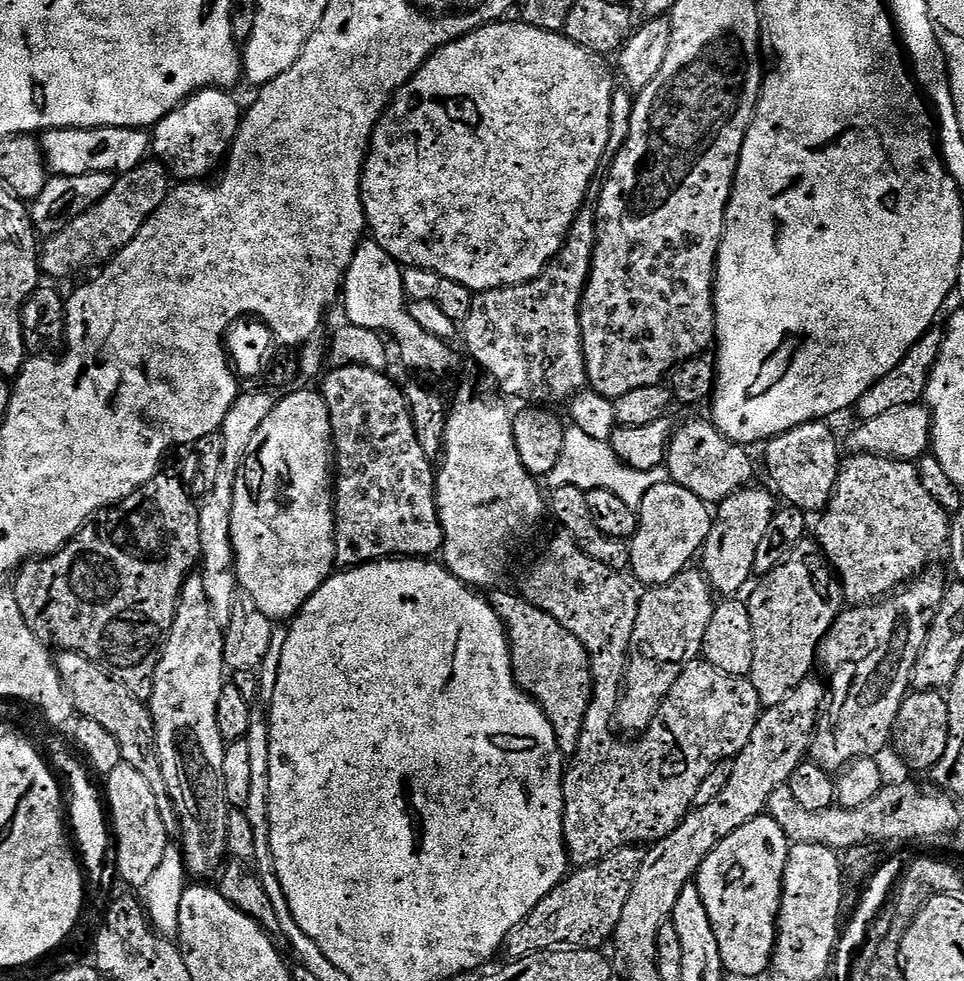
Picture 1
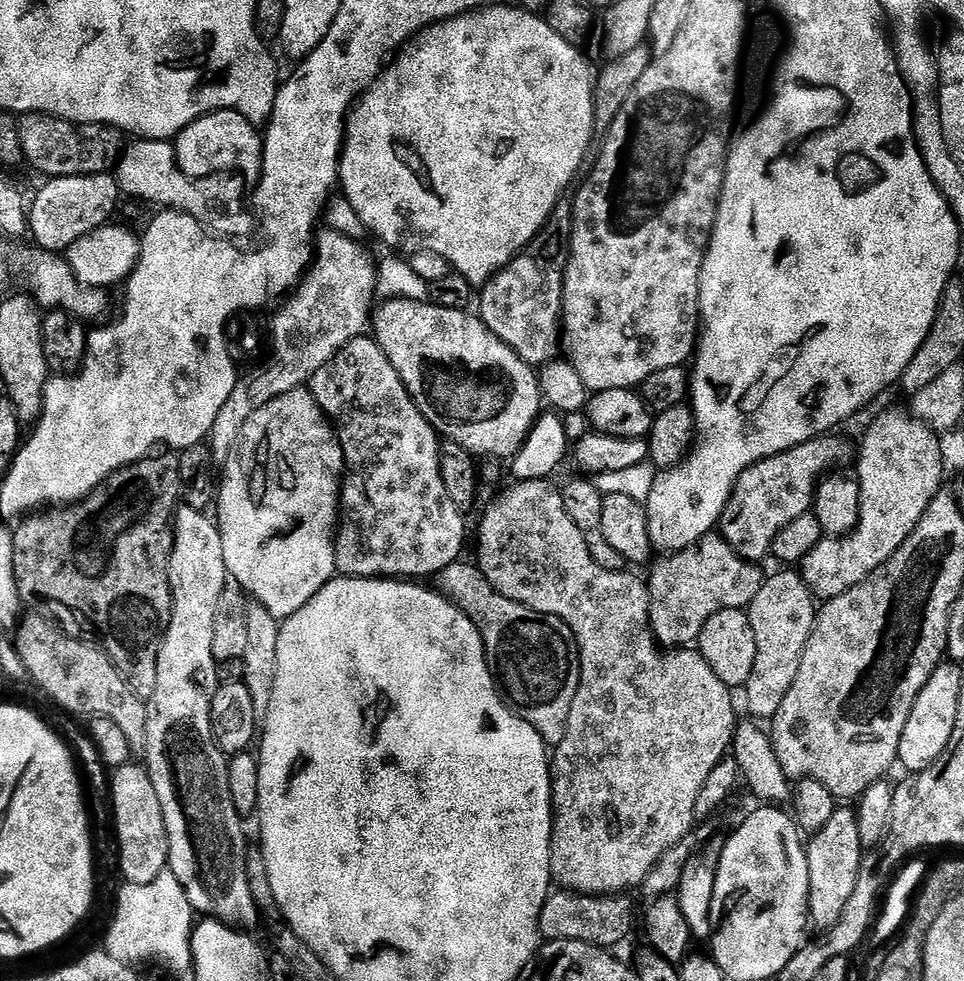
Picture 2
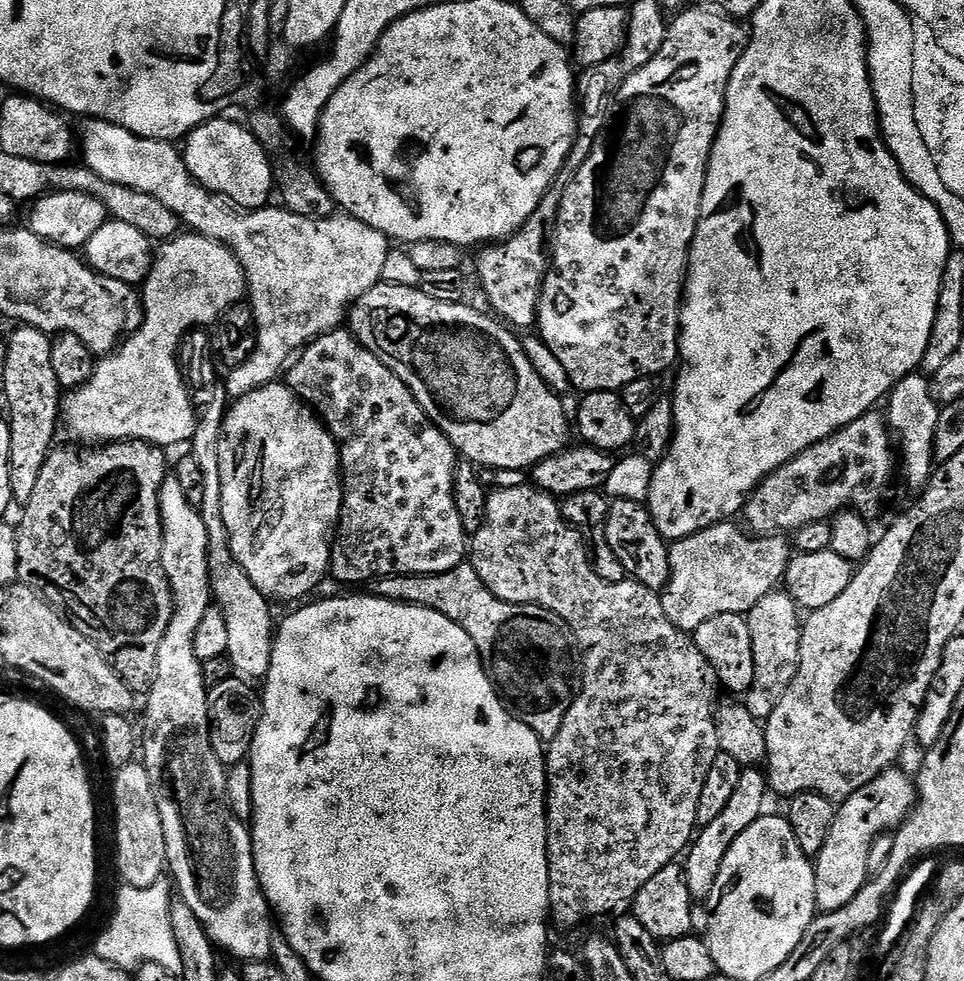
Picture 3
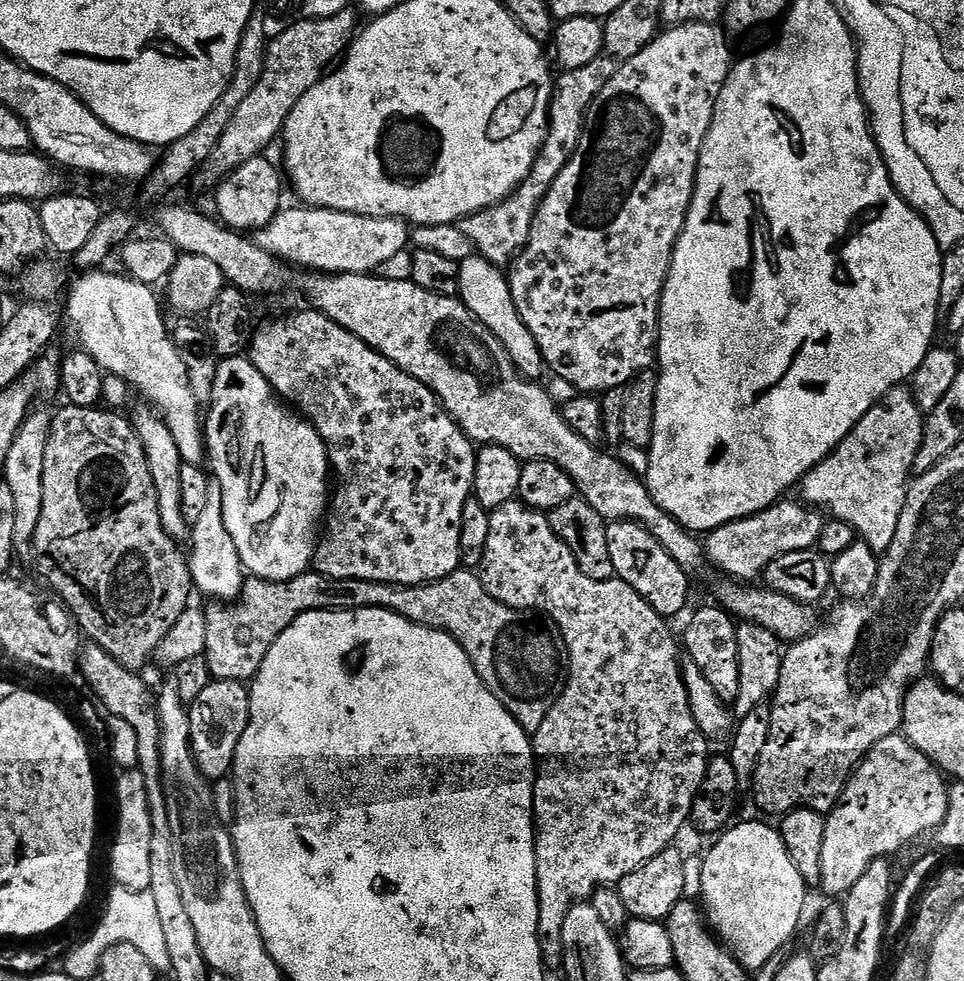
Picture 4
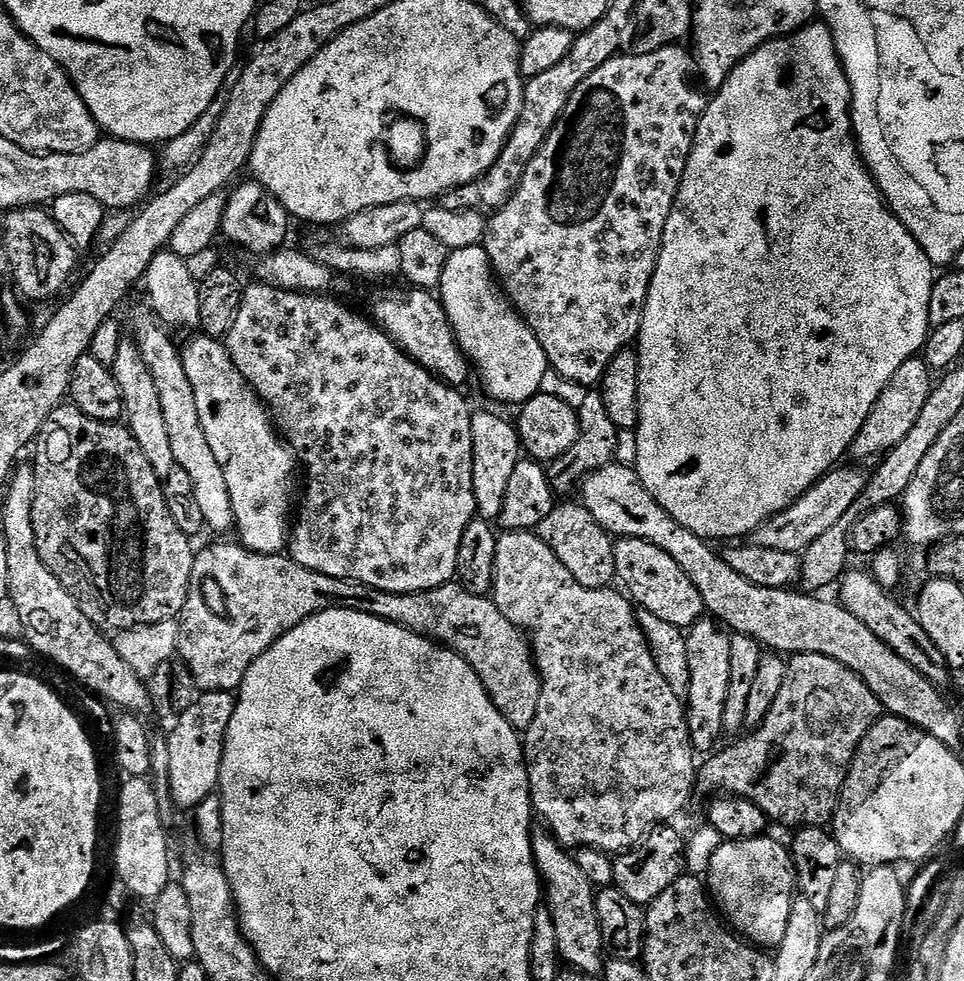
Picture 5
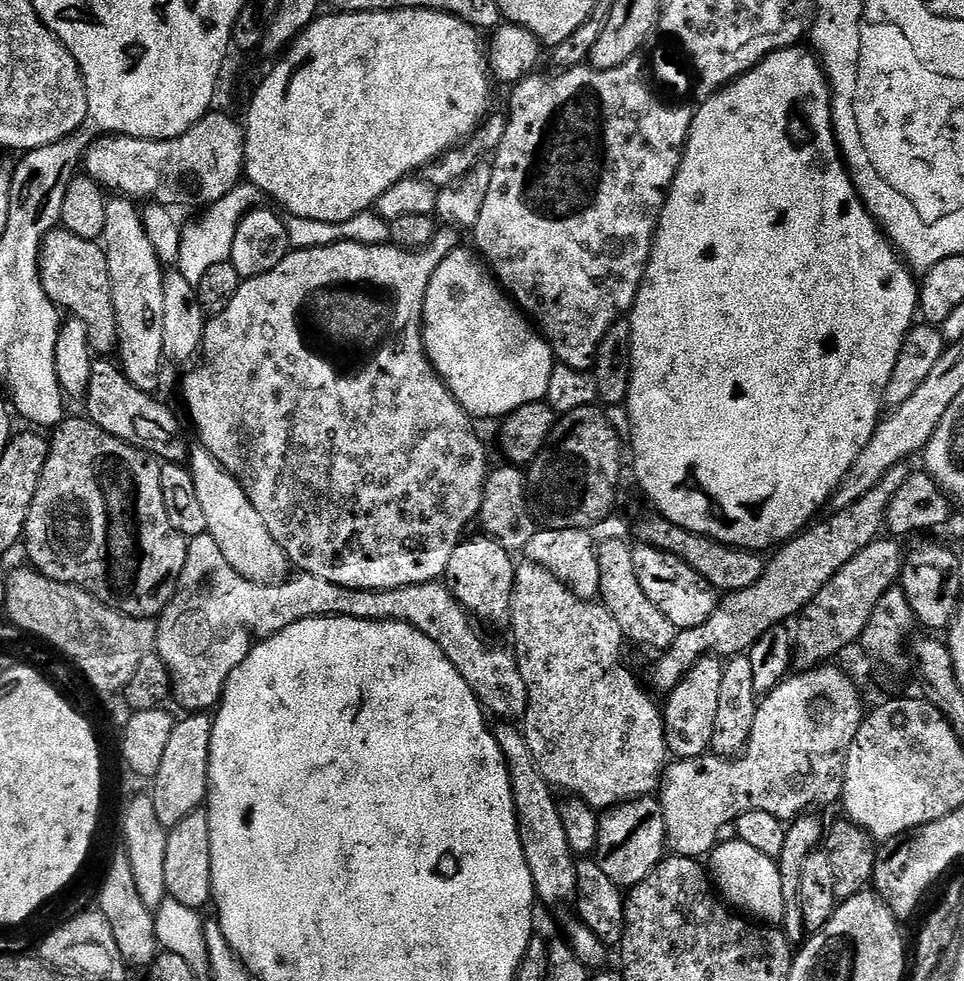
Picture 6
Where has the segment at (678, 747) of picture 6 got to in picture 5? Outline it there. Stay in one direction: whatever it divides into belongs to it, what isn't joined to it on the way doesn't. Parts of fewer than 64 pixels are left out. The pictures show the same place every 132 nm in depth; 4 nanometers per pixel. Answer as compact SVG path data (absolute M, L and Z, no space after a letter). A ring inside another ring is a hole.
M712 618L698 621L686 632L686 654L690 658L690 678L692 679L692 685L686 697L688 733L693 749L700 754L711 753L721 743L720 736L725 735L722 713L726 711L726 694L730 694L731 641L732 636Z

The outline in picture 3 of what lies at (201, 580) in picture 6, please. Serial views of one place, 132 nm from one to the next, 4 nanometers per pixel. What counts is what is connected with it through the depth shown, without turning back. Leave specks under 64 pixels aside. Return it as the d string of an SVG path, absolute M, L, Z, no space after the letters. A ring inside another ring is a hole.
M468 562L442 574L381 576L379 580L371 581L370 592L371 595L394 602L438 610L438 614L446 614L450 622L458 622L458 626L462 626L462 630L470 634L480 655L480 661L484 664L485 674L490 677L492 685L510 705L512 715L517 716L526 726L530 726L530 730L538 733L541 741L551 742L555 738L578 691L578 648L574 643L570 626L566 626L561 616L537 604L511 604L499 600L485 586L482 578L478 578L478 574Z

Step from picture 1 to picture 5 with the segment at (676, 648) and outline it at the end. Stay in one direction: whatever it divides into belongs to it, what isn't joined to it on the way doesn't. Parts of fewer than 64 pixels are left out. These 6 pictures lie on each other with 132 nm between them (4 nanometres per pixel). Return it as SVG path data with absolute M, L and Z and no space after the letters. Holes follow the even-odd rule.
M837 466L827 472L817 484L810 486L810 490L803 492L786 510L762 522L762 526L758 526L752 533L751 543L758 548L768 548L771 552L802 554L811 544L818 542L818 538L822 538L822 534L826 534L830 526L838 523L842 514L846 514L846 510L854 506L854 502L858 502L862 490L868 484L867 471L844 467Z

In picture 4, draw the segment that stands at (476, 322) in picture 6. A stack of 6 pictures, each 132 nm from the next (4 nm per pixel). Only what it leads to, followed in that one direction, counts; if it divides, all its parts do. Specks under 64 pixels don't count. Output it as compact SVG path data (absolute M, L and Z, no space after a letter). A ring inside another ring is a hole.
M473 254L470 258L466 258L465 260L459 261L460 265L460 291L458 293L458 299L460 299L463 304L465 304L466 307L468 307L469 310L474 314L474 318L478 318L478 322L482 322L482 326L486 326L486 330L490 330L495 334L495 336L498 338L498 342L502 344L505 350L508 351L510 354L510 358L514 362L514 366L517 368L517 370L523 374L527 379L536 382L539 381L541 378L540 375L545 375L546 372L546 365L544 362L544 359L542 358L542 354L538 350L538 342L534 342L534 334L530 334L530 330L526 330L526 326L522 322L522 318L518 314L518 310L514 306L514 298L512 297L512 291L510 290L510 286L508 285L508 277L505 275L505 273L502 271L501 265L498 264L491 264L490 262L486 262L486 258L482 258L481 256L477 256Z

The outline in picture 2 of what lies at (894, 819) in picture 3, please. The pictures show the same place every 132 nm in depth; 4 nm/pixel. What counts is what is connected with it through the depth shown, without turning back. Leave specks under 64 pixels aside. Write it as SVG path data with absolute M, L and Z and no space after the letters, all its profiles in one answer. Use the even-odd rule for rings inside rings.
M837 807L836 813L807 841L806 851L808 854L808 915L813 925L817 924L820 930L832 929L836 922L842 917L842 910L846 907L852 892L855 890L856 876L859 872L862 845L858 826L854 819L854 812L851 807Z

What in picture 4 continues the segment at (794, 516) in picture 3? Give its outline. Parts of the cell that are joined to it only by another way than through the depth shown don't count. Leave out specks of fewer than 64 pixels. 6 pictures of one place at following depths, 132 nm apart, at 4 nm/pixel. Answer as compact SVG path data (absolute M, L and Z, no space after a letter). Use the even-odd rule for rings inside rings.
M911 387L891 388L889 392L872 407L865 416L846 434L846 438L818 466L811 468L798 485L803 503L815 506L831 516L831 519L848 523L855 535L865 540L878 554L890 550L890 542L894 542L894 534L898 531L898 522L902 519L902 510L906 506L906 498L913 475L912 463L918 454L918 446L922 446L924 437L925 413L920 411Z

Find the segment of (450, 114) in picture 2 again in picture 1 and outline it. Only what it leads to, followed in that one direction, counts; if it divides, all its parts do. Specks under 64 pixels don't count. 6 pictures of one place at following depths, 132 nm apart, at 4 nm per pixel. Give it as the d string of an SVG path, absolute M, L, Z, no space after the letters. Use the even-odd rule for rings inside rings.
M497 22L495 24L485 24L484 27L459 36L454 42L442 46L425 62L423 67L412 76L411 82L393 97L392 103L388 106L388 111L381 116L379 123L376 124L375 131L372 132L372 147L368 154L368 159L364 162L364 177L360 180L360 193L364 195L364 213L367 227L371 235L383 248L392 255L404 268L425 268L434 270L443 280L453 280L462 282L472 293L489 292L495 288L512 288L516 284L525 284L534 278L538 278L547 268L548 264L560 253L560 247L566 242L568 232L571 231L573 224L577 223L580 207L584 204L584 199L588 196L588 187L592 184L592 179L596 176L596 171L600 168L600 163L609 155L610 149L610 104L614 91L612 84L612 72L607 68L605 61L597 56L595 52L587 52L582 46L578 46L573 40L560 32L547 32L544 29L536 29L534 26L523 22L508 24L509 22Z

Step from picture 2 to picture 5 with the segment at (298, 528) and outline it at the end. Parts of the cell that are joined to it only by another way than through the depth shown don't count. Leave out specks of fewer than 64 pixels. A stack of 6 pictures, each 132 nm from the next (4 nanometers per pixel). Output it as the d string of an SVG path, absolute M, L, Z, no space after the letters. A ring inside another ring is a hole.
M196 335L188 345L183 345L184 365L190 378L190 386L194 386L202 434L206 434L210 451L214 453L214 458L218 458L222 474L226 474L234 528L235 531L240 531L239 543L252 552L261 552L267 556L283 553L290 540L290 517L293 515L294 501L298 496L295 476L295 472L298 472L297 458L278 435L278 429L268 409L264 407L264 401L248 385L248 379L234 364L234 358L230 358L227 343L214 336Z

